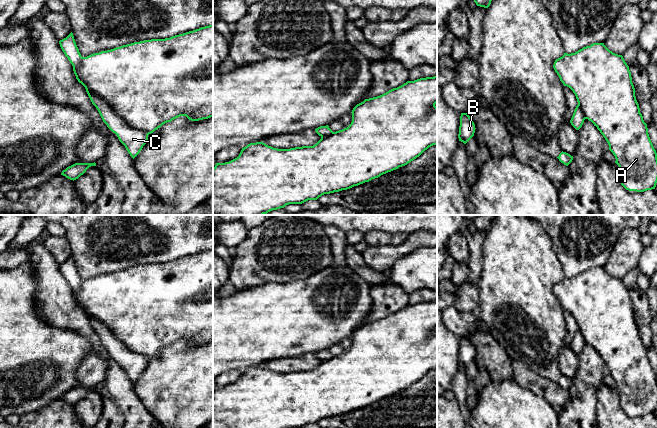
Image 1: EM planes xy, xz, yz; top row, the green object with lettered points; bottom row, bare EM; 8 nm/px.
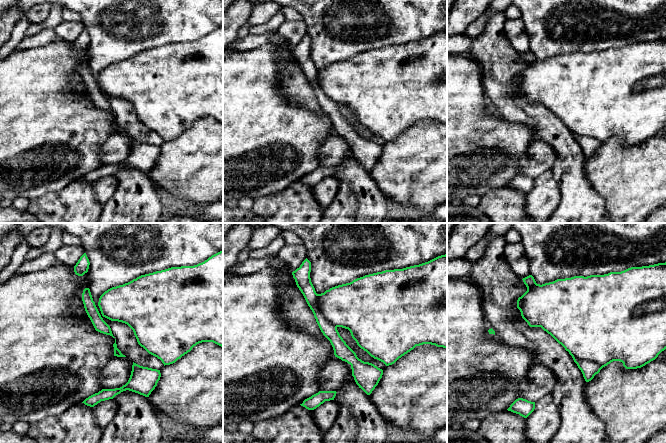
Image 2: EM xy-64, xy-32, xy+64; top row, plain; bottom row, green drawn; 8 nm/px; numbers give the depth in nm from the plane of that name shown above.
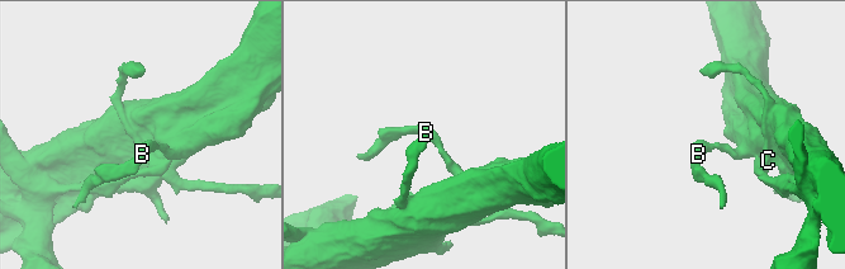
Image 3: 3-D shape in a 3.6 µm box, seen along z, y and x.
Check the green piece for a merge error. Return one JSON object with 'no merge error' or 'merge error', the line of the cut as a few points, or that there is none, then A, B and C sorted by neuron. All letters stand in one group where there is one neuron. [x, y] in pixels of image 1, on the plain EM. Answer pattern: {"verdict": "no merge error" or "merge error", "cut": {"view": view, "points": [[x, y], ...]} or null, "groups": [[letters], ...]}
{"verdict": "merge error", "cut": {"view": "xy", "points": [[86, 312], [98, 319], [130, 350], [148, 358]]}, "groups": [["A", "B"], ["C"]]}

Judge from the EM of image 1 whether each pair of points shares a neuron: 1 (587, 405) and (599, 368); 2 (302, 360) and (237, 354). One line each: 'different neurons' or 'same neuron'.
1: same neuron
2: different neurons

